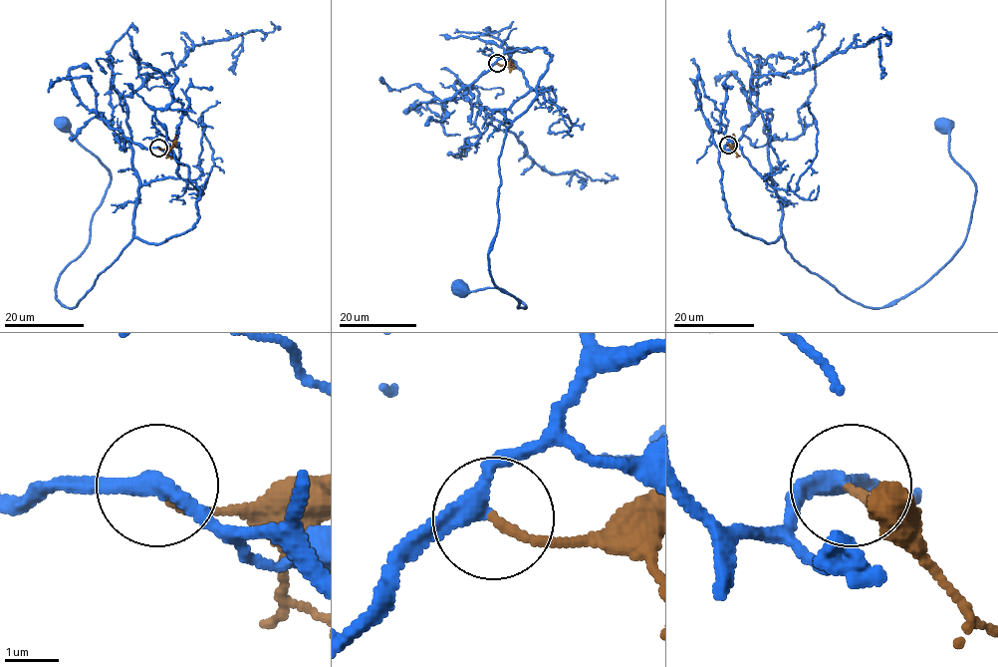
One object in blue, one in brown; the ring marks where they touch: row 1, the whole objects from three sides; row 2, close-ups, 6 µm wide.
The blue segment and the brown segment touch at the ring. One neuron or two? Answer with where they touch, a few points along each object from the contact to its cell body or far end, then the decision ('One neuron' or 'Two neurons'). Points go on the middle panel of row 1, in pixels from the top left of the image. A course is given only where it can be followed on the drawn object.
Place: (497, 63). Course of blue: (497, 63), (523, 48), (553, 55), (498, 160), (488, 269), (525, 308), (502, 288), (459, 288). Course of brown: (497, 63), (512, 63). One neuron

